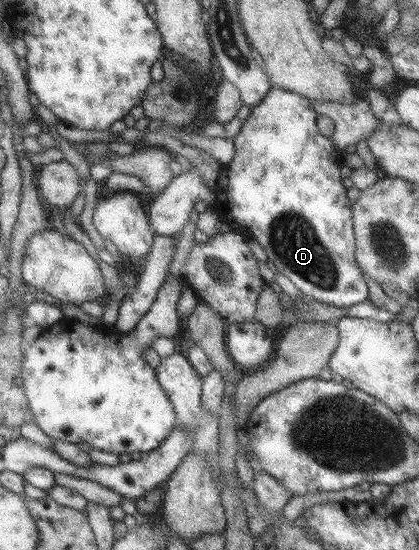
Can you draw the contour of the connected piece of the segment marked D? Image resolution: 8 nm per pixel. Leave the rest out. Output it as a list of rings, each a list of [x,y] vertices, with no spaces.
[[[271,87],[270,91],[264,97],[256,102],[254,107],[249,108],[249,114],[242,121],[242,126],[238,133],[231,138],[233,146],[235,147],[232,161],[225,165],[226,171],[224,175],[218,179],[216,183],[215,197],[216,204],[215,210],[220,213],[222,221],[228,223],[232,230],[239,231],[244,229],[252,235],[260,247],[265,251],[267,260],[274,264],[276,271],[286,276],[290,282],[296,286],[299,293],[310,297],[322,304],[330,306],[348,307],[367,300],[368,291],[366,283],[360,274],[357,263],[354,259],[355,239],[353,234],[353,223],[351,218],[351,205],[348,198],[346,198],[346,188],[342,185],[342,175],[339,172],[340,165],[340,150],[331,142],[330,138],[320,135],[317,130],[315,122],[317,114],[310,107],[309,99],[296,95],[286,89],[278,89],[278,87]]]

